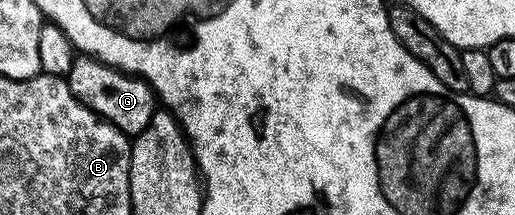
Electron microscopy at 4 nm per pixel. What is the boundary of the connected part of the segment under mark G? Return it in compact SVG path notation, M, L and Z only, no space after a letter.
M77 54L66 79L78 102L95 112L100 119L110 121L129 138L134 138L142 130L146 130L150 118L158 111L158 97L141 76L132 76L121 68L111 68L109 64L103 64L92 56Z

